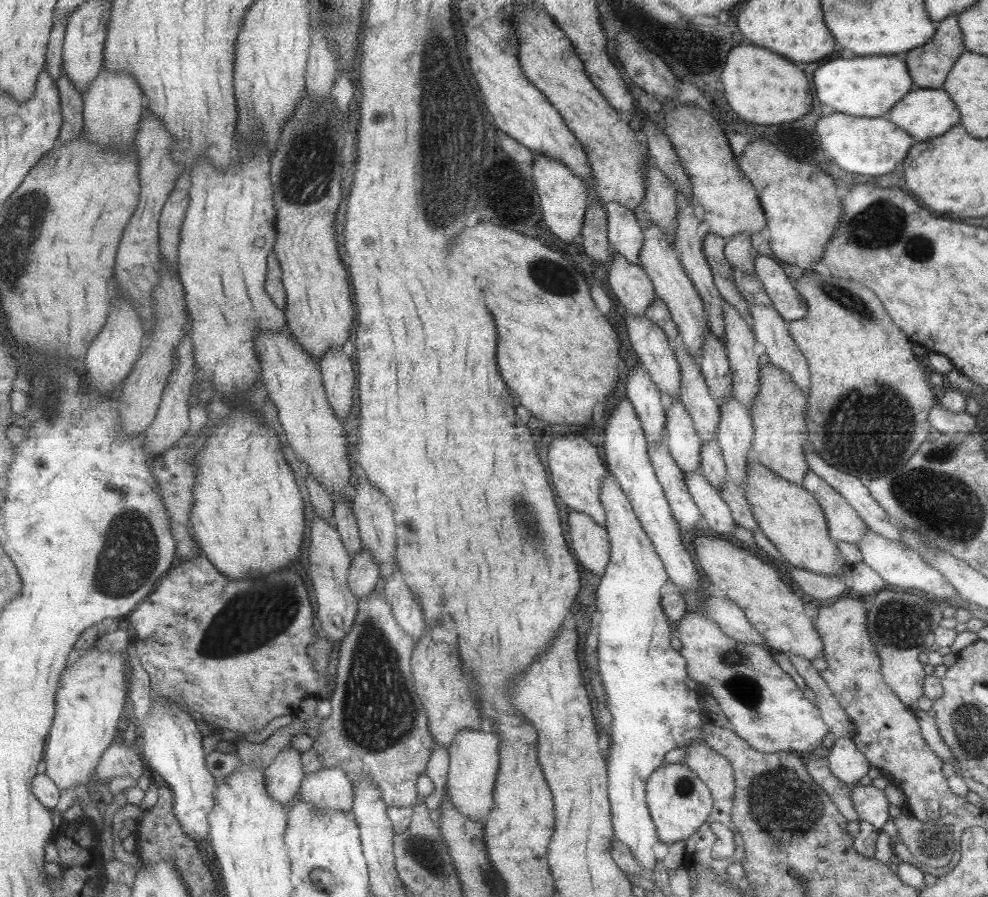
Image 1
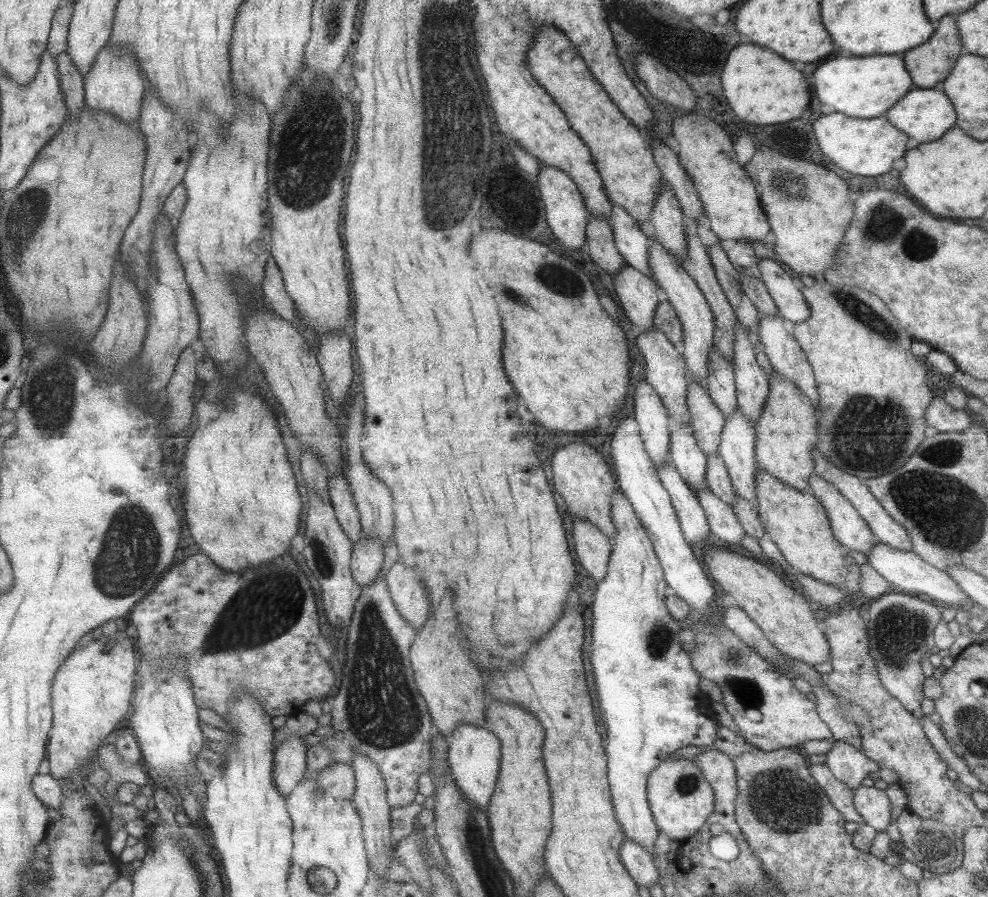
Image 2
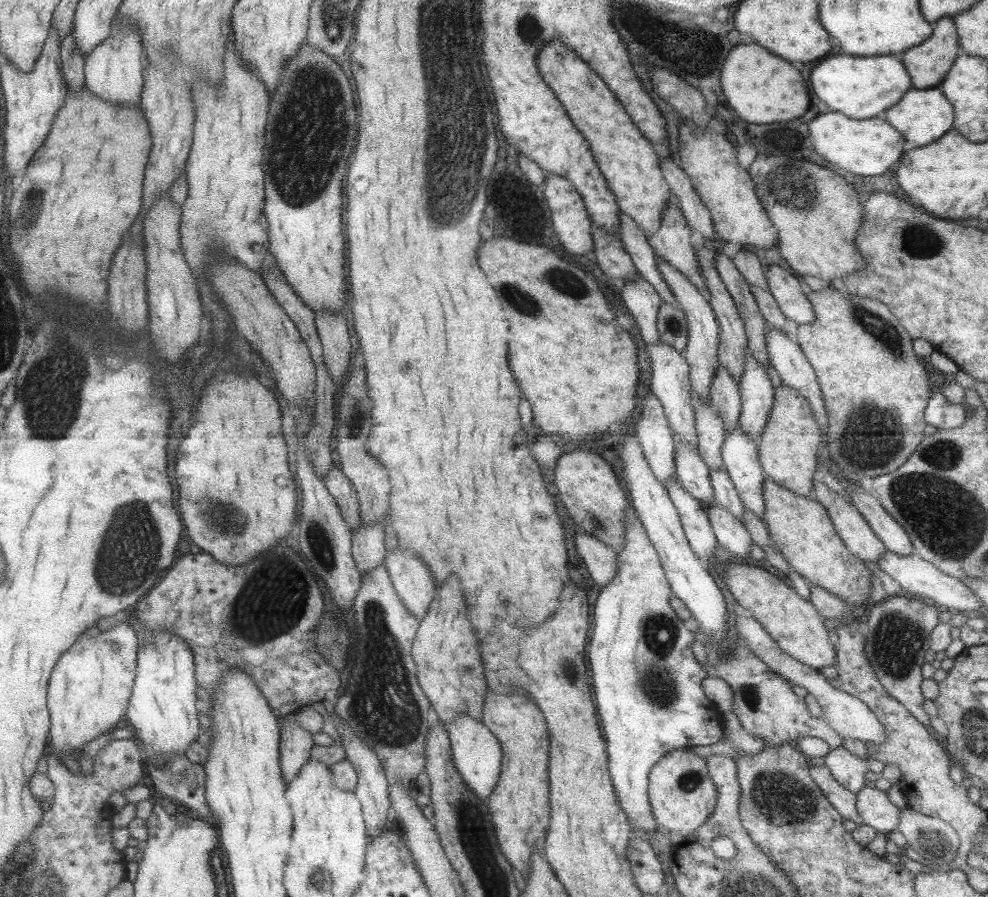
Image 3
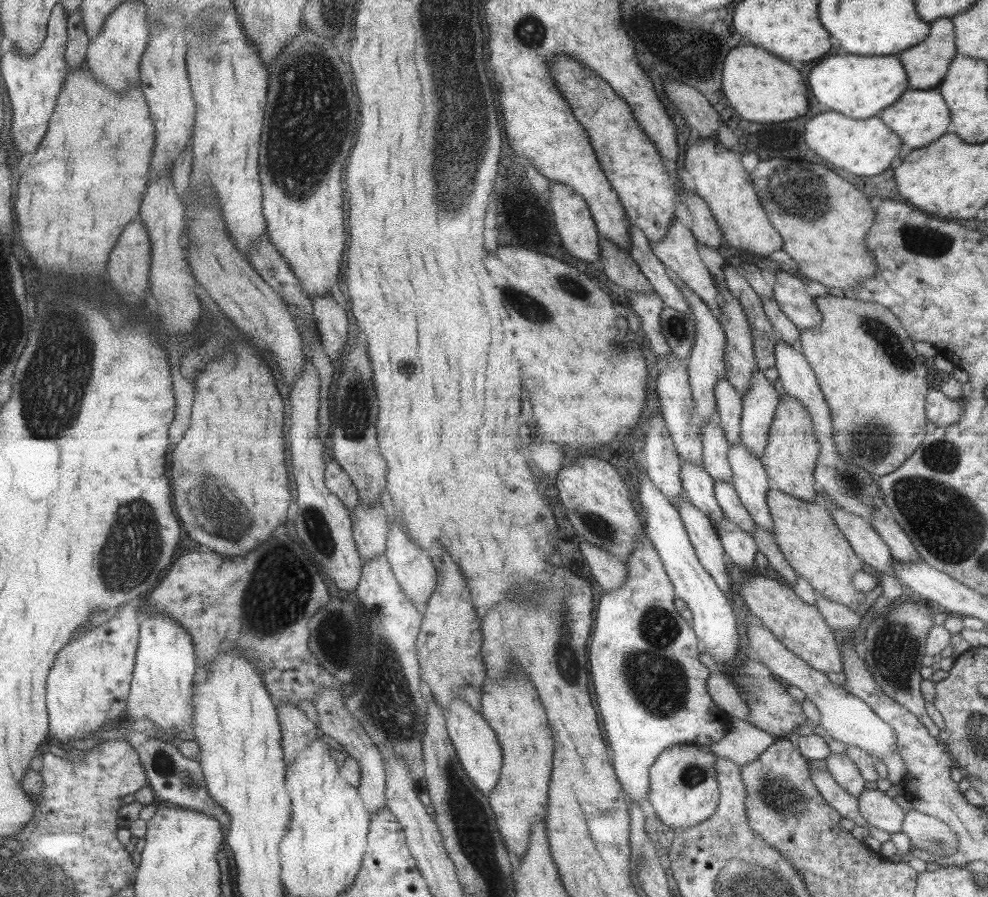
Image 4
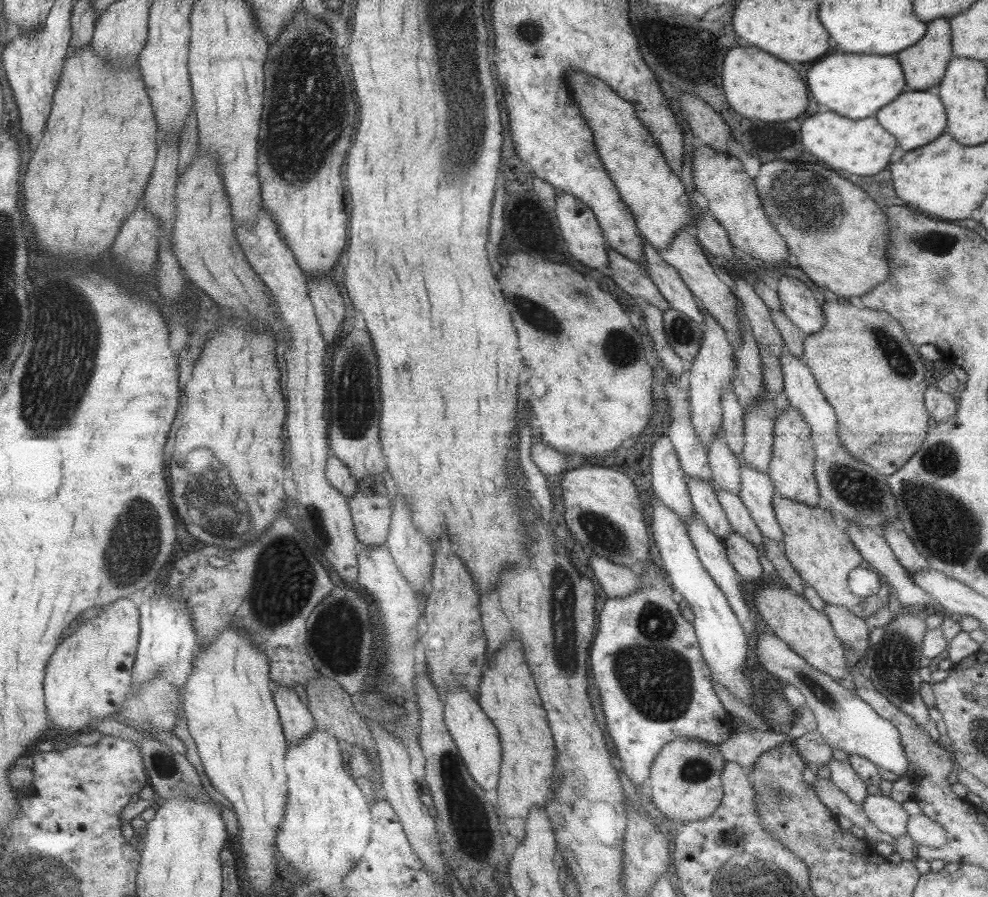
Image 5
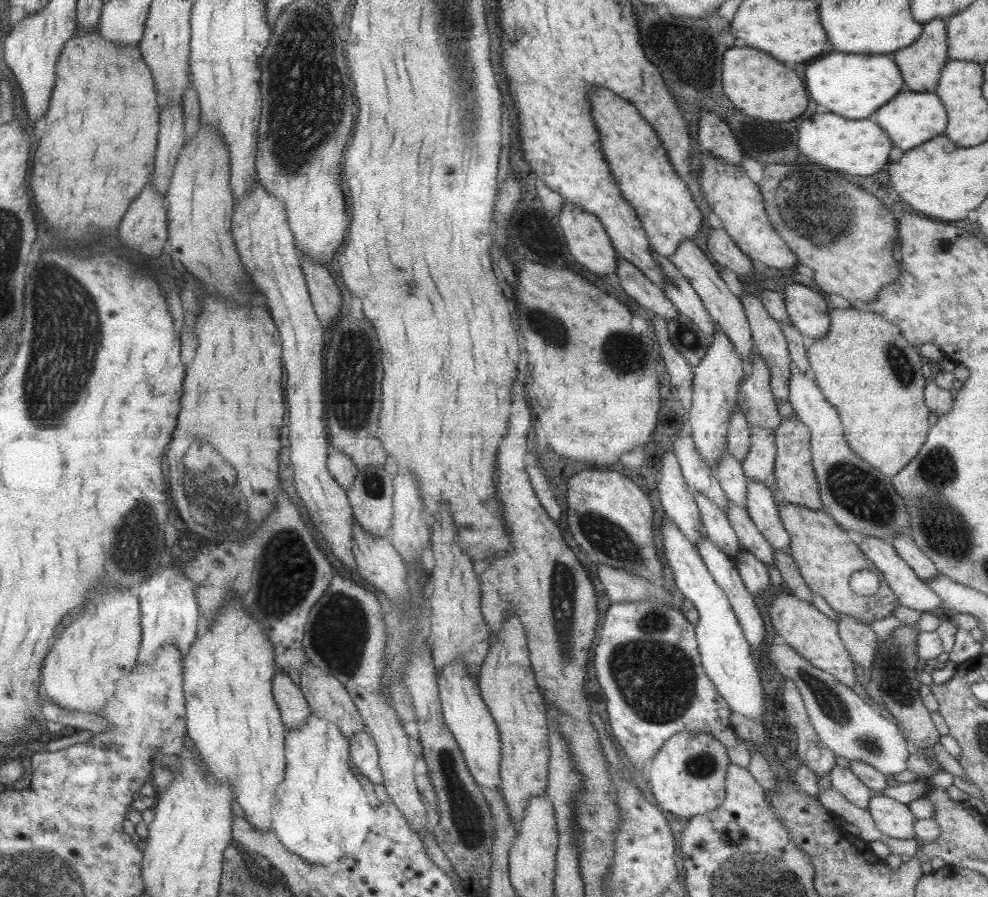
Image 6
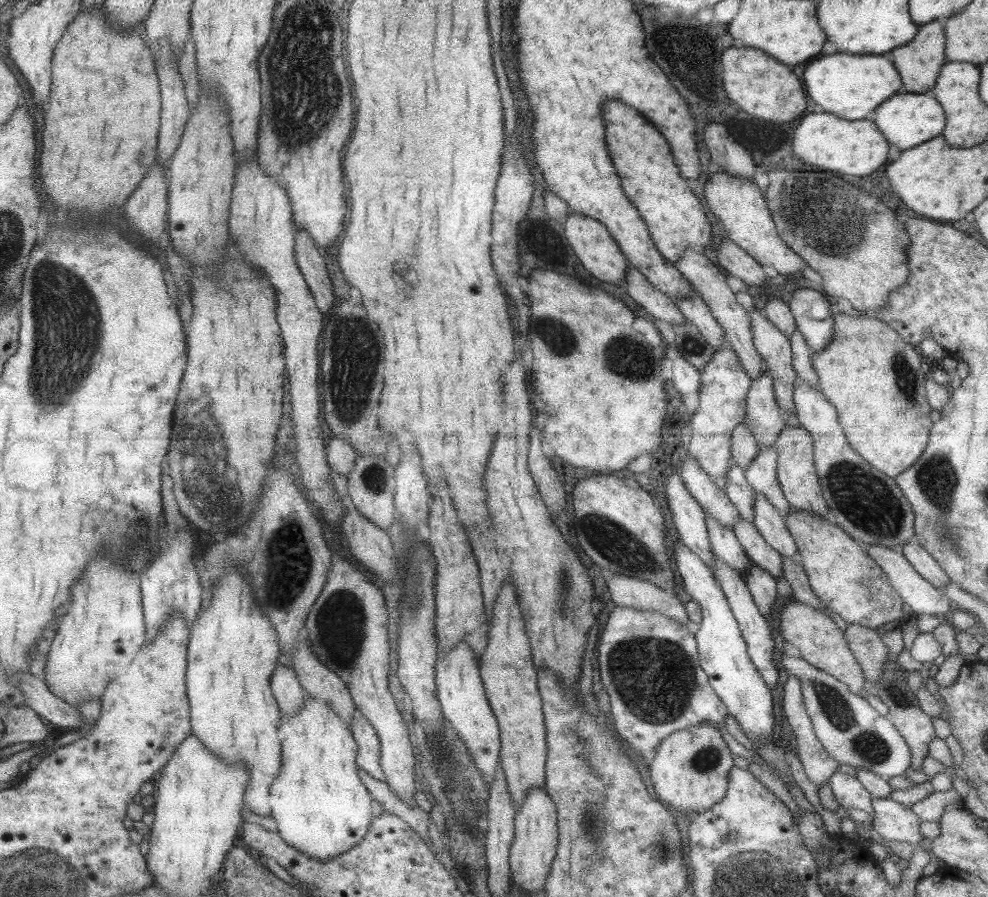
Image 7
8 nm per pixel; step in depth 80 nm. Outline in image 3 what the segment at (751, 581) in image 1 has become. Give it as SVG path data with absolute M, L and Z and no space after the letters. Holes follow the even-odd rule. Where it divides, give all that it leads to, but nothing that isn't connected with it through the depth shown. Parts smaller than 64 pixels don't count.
M729 562L723 566L721 574L716 576L718 581L723 581L727 590L733 595L735 601L745 610L749 610L752 617L763 627L763 630L778 644L778 647L791 658L796 658L801 664L817 669L822 667L835 667L835 649L829 624L807 601L801 599L796 592L785 585L779 577L767 571L753 567L743 562Z

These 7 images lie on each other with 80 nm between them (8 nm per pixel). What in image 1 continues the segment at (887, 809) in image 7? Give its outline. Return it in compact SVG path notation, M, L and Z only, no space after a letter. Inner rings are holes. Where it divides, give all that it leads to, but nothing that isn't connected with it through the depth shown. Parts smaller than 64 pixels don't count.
M855 784L850 789L850 799L860 821L865 821L877 830L888 829L888 800L881 789L873 785Z

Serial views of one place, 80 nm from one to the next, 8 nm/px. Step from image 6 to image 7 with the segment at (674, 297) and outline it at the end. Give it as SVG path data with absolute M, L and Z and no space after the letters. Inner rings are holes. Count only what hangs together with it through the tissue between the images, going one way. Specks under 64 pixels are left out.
M695 291L686 297L677 299L675 303L684 316L684 320L691 322L697 328L697 331L712 346L713 350L725 346L723 330L717 325L708 306Z

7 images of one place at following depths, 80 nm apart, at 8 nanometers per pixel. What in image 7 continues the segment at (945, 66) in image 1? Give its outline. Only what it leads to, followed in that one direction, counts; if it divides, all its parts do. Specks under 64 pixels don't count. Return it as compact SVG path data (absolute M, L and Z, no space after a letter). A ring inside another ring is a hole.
M929 22L919 28L915 38L891 52L891 62L897 68L907 92L929 92L935 86L939 68L943 66L945 33L941 24Z

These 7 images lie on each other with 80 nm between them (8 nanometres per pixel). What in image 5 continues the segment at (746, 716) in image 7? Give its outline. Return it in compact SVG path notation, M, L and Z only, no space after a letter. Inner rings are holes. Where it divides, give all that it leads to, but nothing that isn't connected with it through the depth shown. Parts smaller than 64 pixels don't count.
M654 493L649 498L651 505L651 536L661 557L662 568L665 570L667 580L672 591L689 604L694 621L692 622L703 662L709 670L709 676L719 685L723 685L738 701L743 701L749 708L753 702L751 683L745 676L743 668L746 667L745 652L747 652L747 640L744 630L738 618L733 614L727 600L721 590L717 588L713 579L707 574L695 548L686 534L687 530L675 511L665 506Z

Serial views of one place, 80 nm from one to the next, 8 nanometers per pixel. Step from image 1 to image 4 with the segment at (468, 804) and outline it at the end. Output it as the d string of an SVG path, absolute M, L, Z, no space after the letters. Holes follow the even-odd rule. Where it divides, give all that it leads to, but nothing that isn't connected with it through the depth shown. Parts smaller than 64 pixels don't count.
M452 700L445 713L446 731L454 746L458 761L466 776L481 794L488 796L498 781L502 761L502 748L496 734L489 728L479 712L475 712L464 700Z

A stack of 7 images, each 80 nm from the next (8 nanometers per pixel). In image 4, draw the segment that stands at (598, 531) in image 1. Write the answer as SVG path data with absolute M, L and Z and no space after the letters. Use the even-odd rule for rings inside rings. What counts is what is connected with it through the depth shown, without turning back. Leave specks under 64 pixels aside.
M580 542L579 549L587 561L587 566L595 582L604 592L617 590L623 584L627 573L623 561L605 553L605 550L601 550L599 546L589 544L589 542Z

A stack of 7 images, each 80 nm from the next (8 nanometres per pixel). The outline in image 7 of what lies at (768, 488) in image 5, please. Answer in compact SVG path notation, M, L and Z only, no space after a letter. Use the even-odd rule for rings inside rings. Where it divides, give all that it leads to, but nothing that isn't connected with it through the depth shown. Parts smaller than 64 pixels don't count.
M754 491L753 526L763 541L782 557L796 558L797 546L785 527L784 517L766 500L765 495Z

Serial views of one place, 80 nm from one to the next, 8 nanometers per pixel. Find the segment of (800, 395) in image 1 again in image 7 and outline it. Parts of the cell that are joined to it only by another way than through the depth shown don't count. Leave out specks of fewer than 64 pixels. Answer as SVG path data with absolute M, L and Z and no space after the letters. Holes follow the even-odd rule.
M785 426L777 434L774 442L776 448L776 477L791 508L809 511L821 517L829 517L825 499L822 497L820 484L815 472L812 457L812 440L810 434L799 426Z

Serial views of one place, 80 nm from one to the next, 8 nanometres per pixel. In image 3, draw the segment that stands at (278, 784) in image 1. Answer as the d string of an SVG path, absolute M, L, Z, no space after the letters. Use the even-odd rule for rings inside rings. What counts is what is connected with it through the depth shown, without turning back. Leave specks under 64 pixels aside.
M284 716L283 720L284 723L280 727L278 761L283 780L287 785L308 761L309 750L314 744L311 740L313 733L293 724L289 716Z

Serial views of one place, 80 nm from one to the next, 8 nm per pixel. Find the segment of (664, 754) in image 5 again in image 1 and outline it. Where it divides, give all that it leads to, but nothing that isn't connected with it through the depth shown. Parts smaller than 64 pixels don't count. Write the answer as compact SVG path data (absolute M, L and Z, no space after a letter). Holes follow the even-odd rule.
M681 762L661 764L648 776L646 805L659 842L668 844L695 834L711 813L712 795L705 783Z

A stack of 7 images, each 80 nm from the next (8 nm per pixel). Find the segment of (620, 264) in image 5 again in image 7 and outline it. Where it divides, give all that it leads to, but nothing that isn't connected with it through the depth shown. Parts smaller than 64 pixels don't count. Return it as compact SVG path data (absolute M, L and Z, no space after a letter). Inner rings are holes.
M635 267L625 269L626 293L653 318L664 320L671 326L683 324L684 316L676 303L657 290Z

